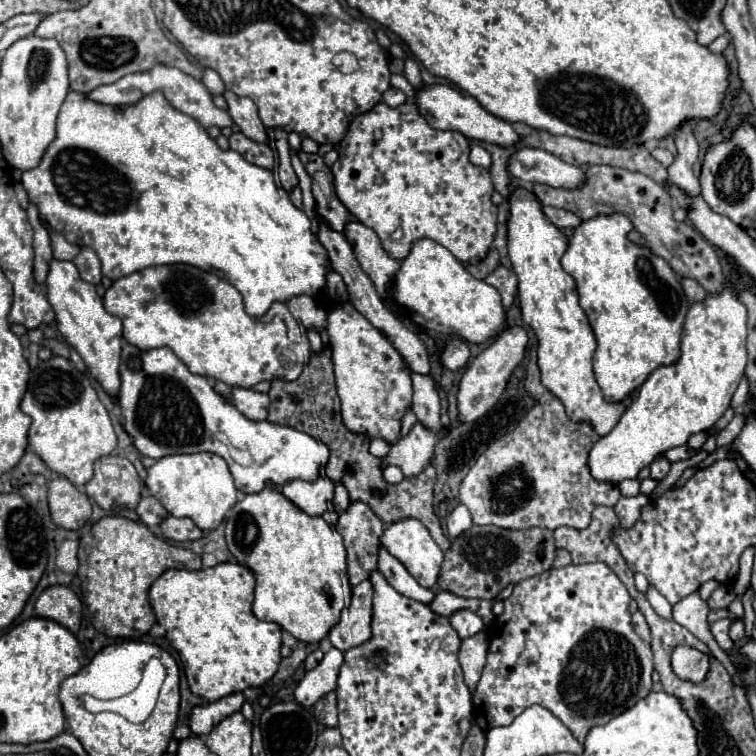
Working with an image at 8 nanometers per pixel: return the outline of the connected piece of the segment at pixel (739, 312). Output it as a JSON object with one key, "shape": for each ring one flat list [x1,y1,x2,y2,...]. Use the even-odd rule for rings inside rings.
{"shape":[[730,287,690,307,678,363,658,367,638,389,638,397,632,397,618,425,600,437,588,453,588,469,596,481,616,485,624,479,636,479,638,471,650,465,662,451,686,445,692,433,716,425,744,377,746,319,746,307]]}

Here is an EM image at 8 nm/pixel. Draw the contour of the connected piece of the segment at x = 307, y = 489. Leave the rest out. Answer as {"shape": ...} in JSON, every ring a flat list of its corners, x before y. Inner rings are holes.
{"shape":[[320,477,318,481,290,481,282,487,282,495,300,507,308,515,322,515,332,509,334,483,328,477]]}

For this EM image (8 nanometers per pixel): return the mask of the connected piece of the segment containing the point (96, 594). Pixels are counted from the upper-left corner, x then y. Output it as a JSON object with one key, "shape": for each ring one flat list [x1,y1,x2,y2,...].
{"shape":[[102,517,98,523,92,525,92,529,80,537,78,547,78,577,82,581,82,595,86,601,88,611,92,611,92,625,96,631,108,635,108,637,120,637,120,639,140,639,150,631,150,627,156,623,156,615,148,601,148,589,150,585,166,571,166,569,200,569,200,557,194,555,188,549,174,547,166,543,164,539,156,537,146,525,136,523,126,517]]}

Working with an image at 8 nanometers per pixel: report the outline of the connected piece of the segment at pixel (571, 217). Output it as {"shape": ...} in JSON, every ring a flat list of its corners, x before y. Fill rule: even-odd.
{"shape":[[556,209,554,211,554,225,556,227,560,227,560,229,566,229,566,227,578,227,582,221,574,215,574,213,570,213,570,211,566,211,566,209]]}

